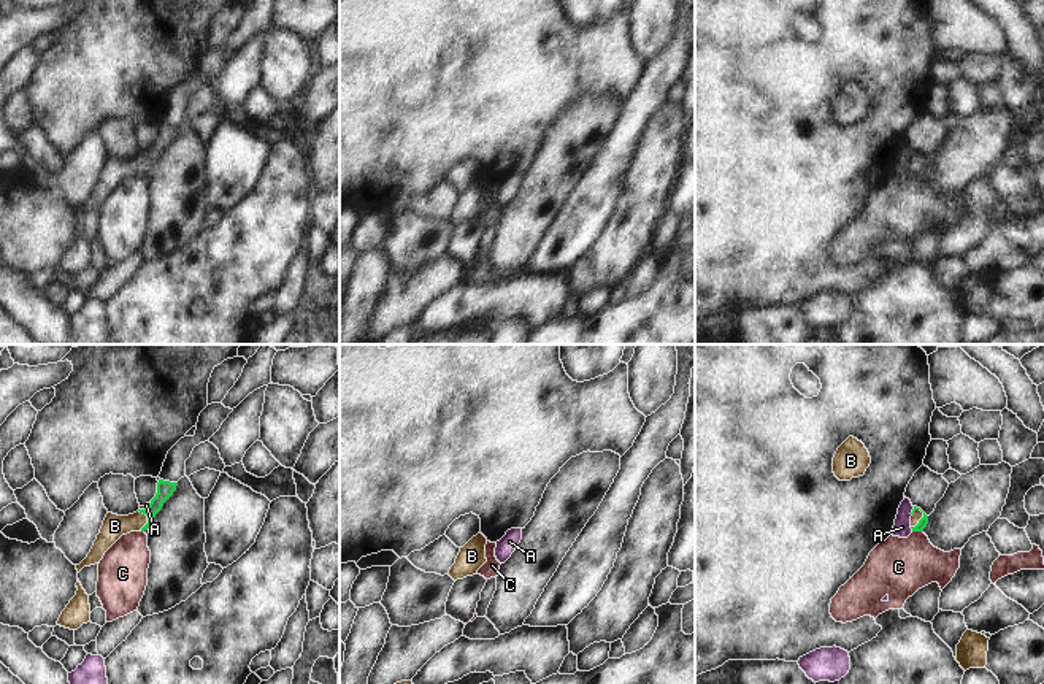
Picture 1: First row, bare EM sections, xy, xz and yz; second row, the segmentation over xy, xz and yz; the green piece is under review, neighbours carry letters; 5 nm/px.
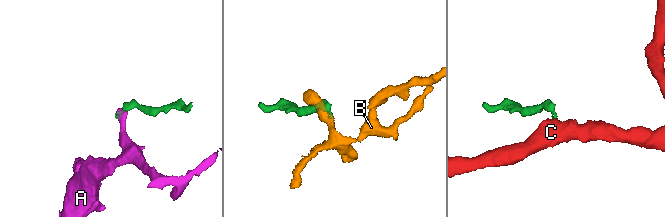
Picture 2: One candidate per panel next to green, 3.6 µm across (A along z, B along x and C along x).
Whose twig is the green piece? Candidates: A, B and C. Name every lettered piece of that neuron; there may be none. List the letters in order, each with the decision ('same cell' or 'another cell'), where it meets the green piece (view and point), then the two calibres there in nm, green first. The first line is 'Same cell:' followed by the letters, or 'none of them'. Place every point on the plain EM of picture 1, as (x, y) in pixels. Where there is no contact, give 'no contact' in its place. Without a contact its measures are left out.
Same cell: B
A: another cell; contact yz (913, 156); calibres 50 and 90 nm
B: same cell; contact xy (148, 164); calibres 90 and 120 nm
C: another cell; contact yz (917, 175); calibres 50 and 300 nm

